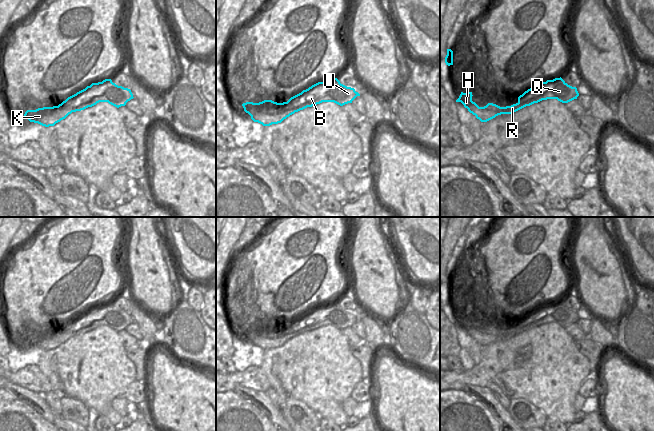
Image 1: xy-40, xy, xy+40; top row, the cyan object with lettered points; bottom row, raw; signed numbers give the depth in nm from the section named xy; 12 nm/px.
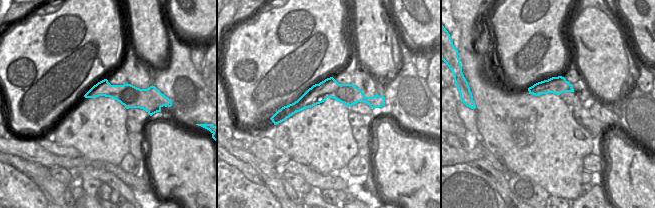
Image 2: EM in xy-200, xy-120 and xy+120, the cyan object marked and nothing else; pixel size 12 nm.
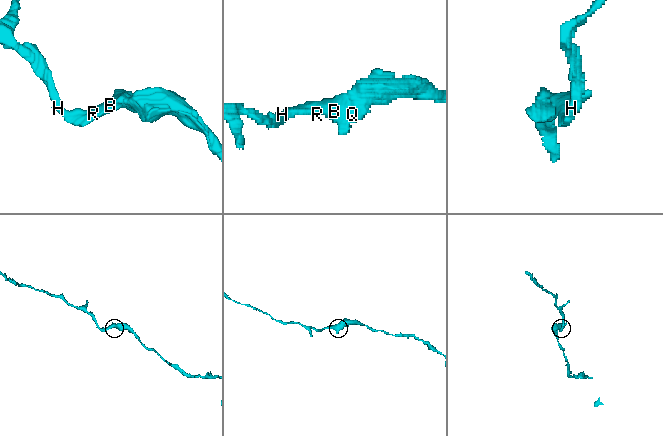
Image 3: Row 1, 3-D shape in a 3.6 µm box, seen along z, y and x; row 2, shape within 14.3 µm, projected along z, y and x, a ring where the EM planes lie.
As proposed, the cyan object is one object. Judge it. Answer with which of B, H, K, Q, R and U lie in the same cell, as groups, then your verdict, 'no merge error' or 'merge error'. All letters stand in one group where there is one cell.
B H K Q R U | no merge error

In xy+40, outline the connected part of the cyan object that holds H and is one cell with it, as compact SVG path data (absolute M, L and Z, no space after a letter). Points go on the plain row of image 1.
M561 301L542 306L518 321L518 326L511 330L500 331L493 327L488 327L484 331L479 331L472 325L472 316L461 316L456 326L461 326L470 337L476 340L481 346L487 346L501 338L512 338L526 330L538 327L542 324L557 323L562 327L568 327L577 323L579 317L576 311L568 309Z

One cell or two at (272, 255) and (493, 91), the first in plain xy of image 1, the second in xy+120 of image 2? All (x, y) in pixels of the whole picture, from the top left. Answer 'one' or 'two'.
two

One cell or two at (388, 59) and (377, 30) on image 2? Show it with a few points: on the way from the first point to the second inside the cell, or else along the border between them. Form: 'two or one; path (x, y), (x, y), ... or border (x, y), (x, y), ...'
one; path (381, 52), (377, 48), (377, 37)

